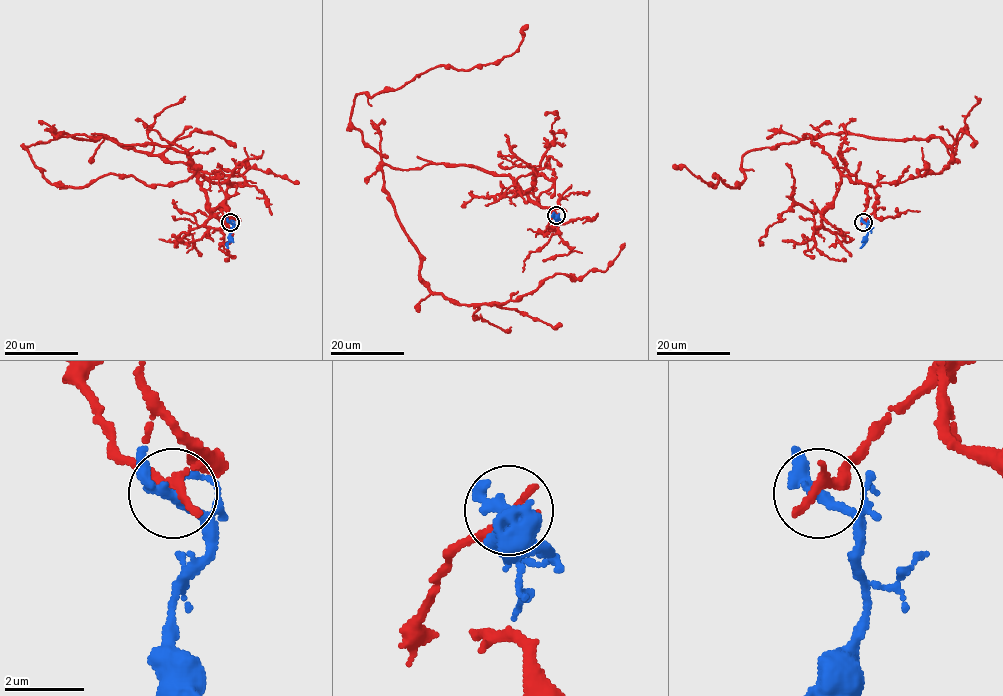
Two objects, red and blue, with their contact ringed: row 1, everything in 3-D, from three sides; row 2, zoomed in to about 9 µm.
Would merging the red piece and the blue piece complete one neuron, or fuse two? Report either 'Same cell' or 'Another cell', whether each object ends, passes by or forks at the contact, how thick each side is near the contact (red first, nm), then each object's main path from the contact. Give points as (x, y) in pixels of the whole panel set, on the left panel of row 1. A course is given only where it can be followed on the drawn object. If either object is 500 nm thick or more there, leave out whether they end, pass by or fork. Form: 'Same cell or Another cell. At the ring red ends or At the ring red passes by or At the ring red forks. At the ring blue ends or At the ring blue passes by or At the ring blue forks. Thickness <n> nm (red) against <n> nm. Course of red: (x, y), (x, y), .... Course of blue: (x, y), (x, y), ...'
Another cell. At the ring red ends. At the ring blue passes by. Thickness 360 nm (red) against 240 nm. Course of red: (230, 222), (231, 185), (212, 183), (182, 151), (56, 137), (299, 183). Course of blue: (230, 222), (233, 224), (228, 248)

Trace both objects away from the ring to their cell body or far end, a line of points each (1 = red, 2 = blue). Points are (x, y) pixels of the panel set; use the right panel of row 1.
1: (863, 222), (874, 189), (839, 171), (812, 135), (939, 137), (953, 149), (938, 173), (891, 183)
2: (863, 222), (867, 224), (867, 235), (860, 248)

